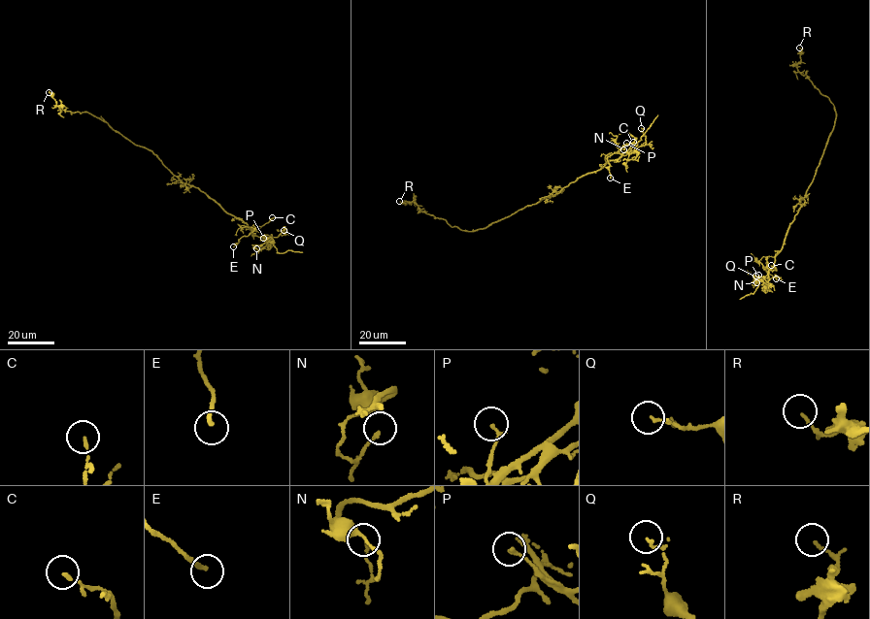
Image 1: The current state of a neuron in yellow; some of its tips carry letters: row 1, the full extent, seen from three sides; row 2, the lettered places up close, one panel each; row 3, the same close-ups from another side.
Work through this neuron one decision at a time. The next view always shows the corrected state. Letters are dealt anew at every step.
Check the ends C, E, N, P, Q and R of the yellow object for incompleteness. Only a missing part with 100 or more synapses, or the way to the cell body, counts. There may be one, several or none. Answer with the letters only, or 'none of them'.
none of them

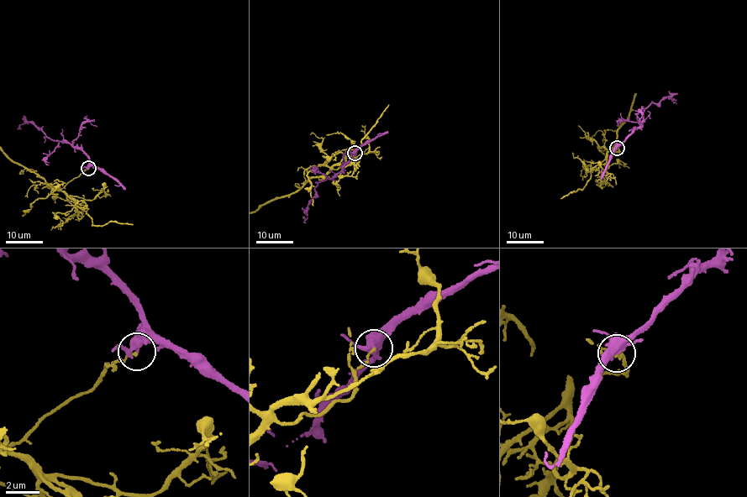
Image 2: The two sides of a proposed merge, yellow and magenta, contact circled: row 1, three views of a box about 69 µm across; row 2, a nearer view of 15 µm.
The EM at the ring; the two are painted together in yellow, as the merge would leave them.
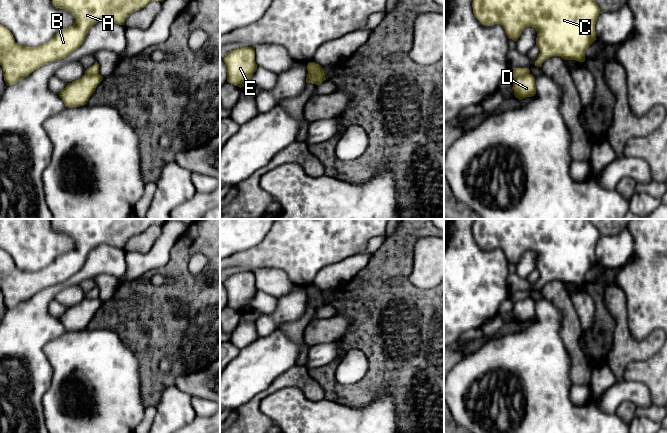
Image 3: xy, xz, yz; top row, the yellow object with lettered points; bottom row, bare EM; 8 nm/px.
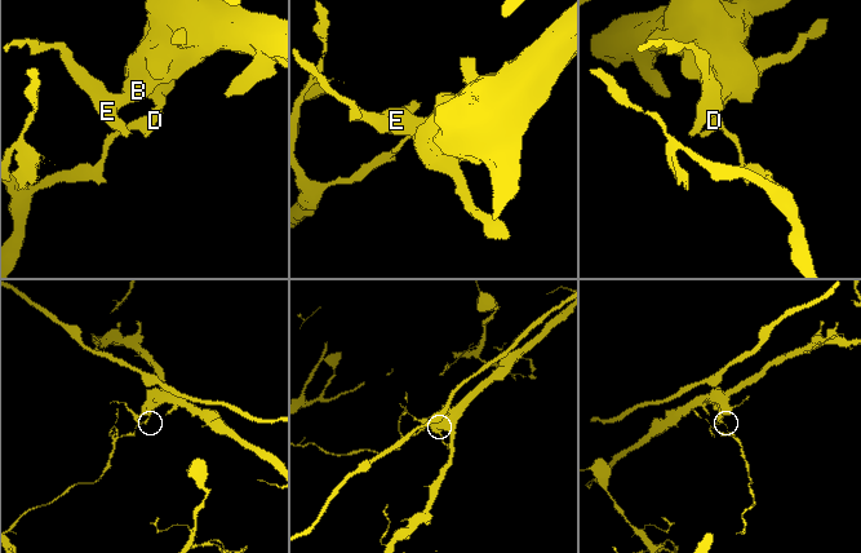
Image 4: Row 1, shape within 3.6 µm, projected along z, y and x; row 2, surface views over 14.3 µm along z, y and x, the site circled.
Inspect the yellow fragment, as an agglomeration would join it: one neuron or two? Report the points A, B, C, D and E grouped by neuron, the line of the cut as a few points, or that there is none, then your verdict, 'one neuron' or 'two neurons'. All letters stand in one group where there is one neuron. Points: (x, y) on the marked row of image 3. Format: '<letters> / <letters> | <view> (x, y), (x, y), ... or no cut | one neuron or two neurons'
A B C E / D | yz (529, 72), (514, 78) | two neurons

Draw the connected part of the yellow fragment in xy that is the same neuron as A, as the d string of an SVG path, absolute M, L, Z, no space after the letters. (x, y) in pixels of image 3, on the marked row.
M52 0L52 4L56 8L64 9L67 12L71 13L74 16L75 23L72 26L59 31L50 41L38 47L25 47L18 45L15 42L12 33L6 27L0 24L0 65L2 67L3 77L7 86L14 85L38 68L48 63L64 59L65 57L70 55L84 43L89 29L97 22L101 20L107 20L124 26L126 19L133 12L144 8L152 1L163 2L164 0Z

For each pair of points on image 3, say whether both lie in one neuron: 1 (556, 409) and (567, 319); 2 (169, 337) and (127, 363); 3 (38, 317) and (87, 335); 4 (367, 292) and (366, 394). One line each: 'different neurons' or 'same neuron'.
1: different neurons
2: different neurons
3: different neurons
4: same neuron

